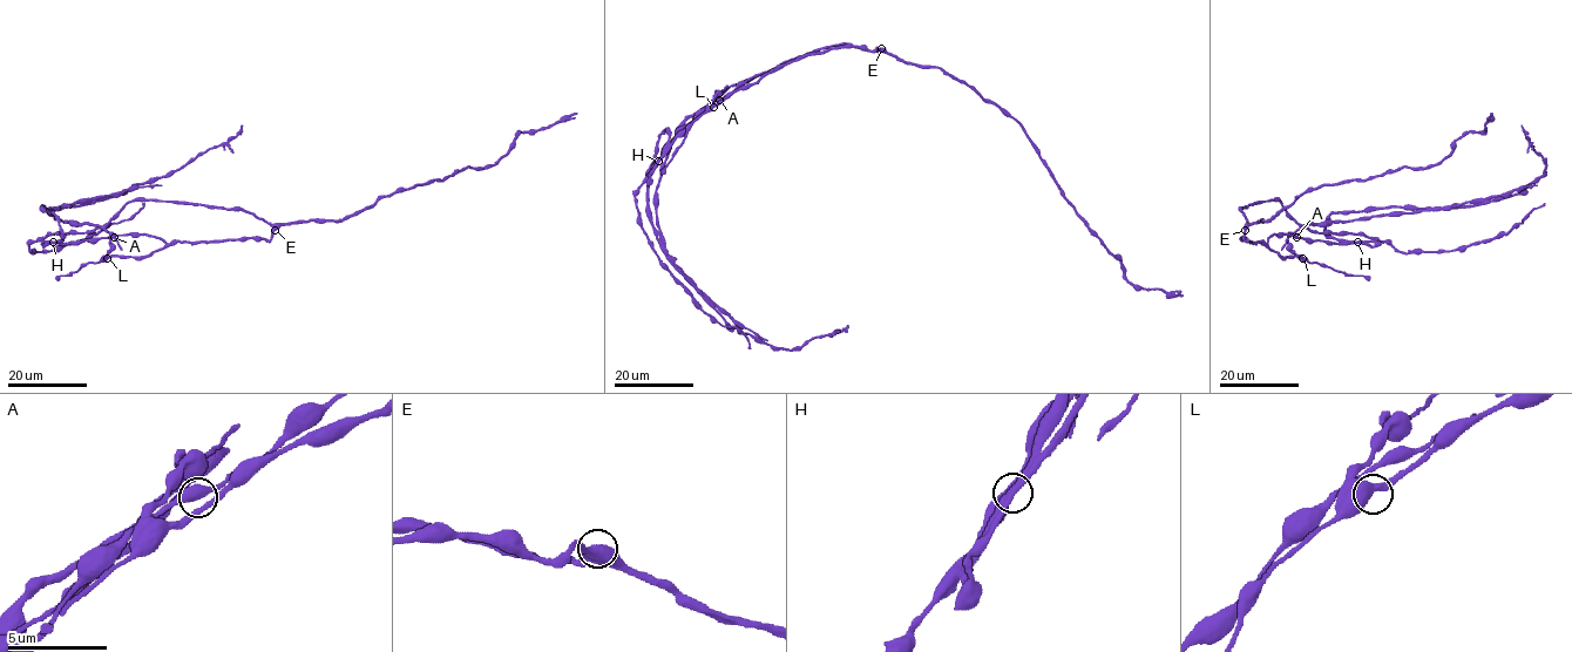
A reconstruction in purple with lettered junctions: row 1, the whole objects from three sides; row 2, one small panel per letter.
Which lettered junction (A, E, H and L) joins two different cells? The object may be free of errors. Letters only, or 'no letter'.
no letter

